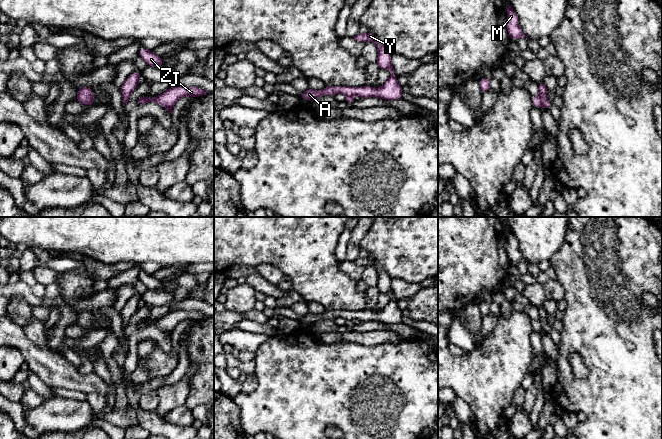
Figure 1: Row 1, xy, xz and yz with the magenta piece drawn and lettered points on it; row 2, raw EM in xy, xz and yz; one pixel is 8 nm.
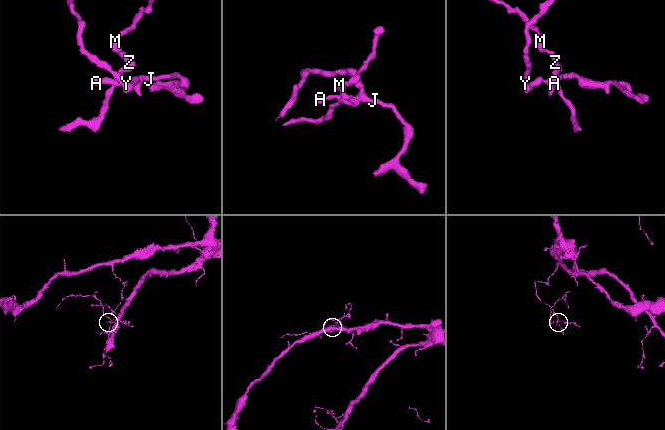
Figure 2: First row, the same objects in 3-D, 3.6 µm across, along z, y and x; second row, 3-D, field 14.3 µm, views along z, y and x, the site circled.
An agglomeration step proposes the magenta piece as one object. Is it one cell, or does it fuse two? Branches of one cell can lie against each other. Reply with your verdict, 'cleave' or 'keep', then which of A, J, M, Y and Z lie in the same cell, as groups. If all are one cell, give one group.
cleave; A J Y / M Z

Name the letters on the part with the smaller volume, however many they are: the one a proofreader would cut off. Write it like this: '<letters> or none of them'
A, J, Y

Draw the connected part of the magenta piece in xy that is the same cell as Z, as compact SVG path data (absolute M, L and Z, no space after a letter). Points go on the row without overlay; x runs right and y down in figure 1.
M139 271L139 278L141 282L147 287L148 290L161 292L163 291L162 281L156 279L153 275L147 274L144 271Z

